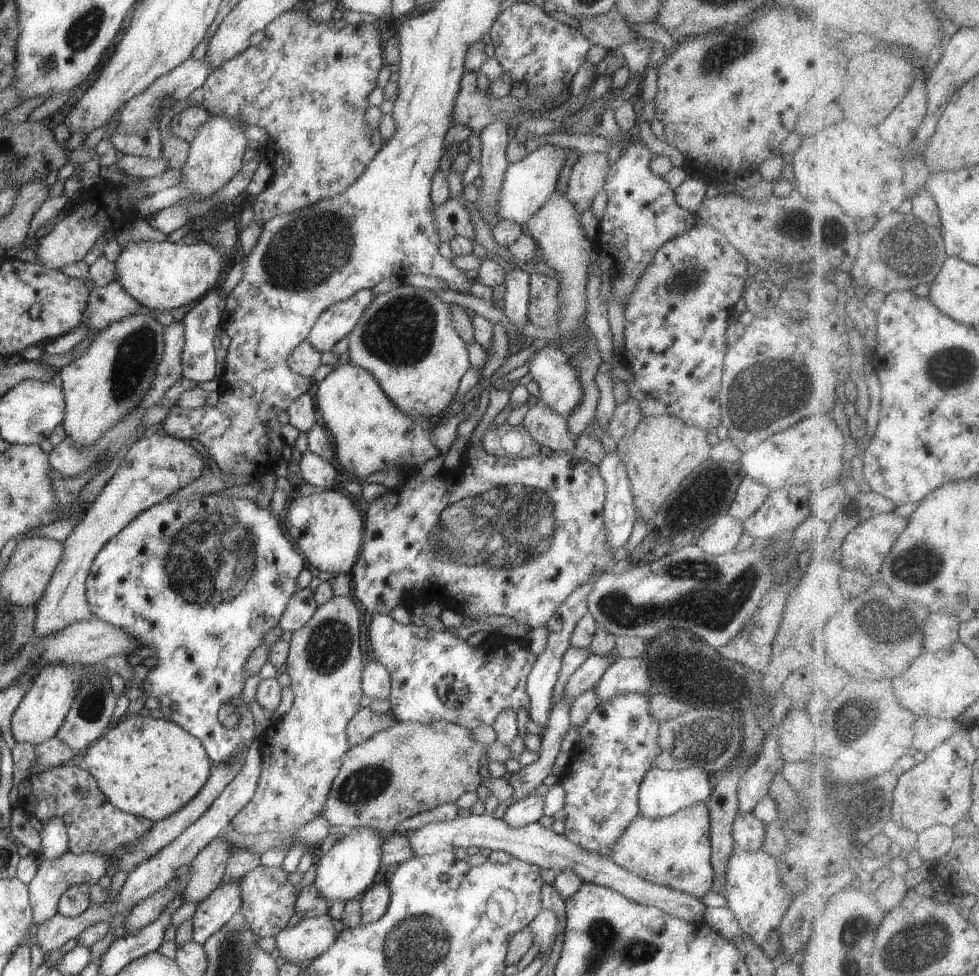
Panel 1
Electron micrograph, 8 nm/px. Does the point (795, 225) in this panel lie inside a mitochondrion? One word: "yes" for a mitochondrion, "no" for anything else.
yes

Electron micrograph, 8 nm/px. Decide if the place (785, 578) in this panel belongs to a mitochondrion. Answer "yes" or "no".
yes

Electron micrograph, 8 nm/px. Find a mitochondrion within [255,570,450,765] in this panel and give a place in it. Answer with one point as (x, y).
(328, 648)

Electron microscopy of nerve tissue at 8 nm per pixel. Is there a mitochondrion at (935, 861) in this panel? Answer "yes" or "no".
no

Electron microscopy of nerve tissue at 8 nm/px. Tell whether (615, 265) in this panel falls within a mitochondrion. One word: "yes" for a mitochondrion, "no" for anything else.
no

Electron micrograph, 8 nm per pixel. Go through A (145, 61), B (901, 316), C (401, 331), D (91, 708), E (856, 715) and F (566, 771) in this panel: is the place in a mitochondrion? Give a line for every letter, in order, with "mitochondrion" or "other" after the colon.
A: other
B: other
C: mitochondrion
D: mitochondrion
E: mitochondrion
F: other

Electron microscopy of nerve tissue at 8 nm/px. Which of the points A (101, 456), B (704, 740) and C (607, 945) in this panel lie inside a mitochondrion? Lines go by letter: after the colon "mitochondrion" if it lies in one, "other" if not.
A: mitochondrion
B: mitochondrion
C: mitochondrion

